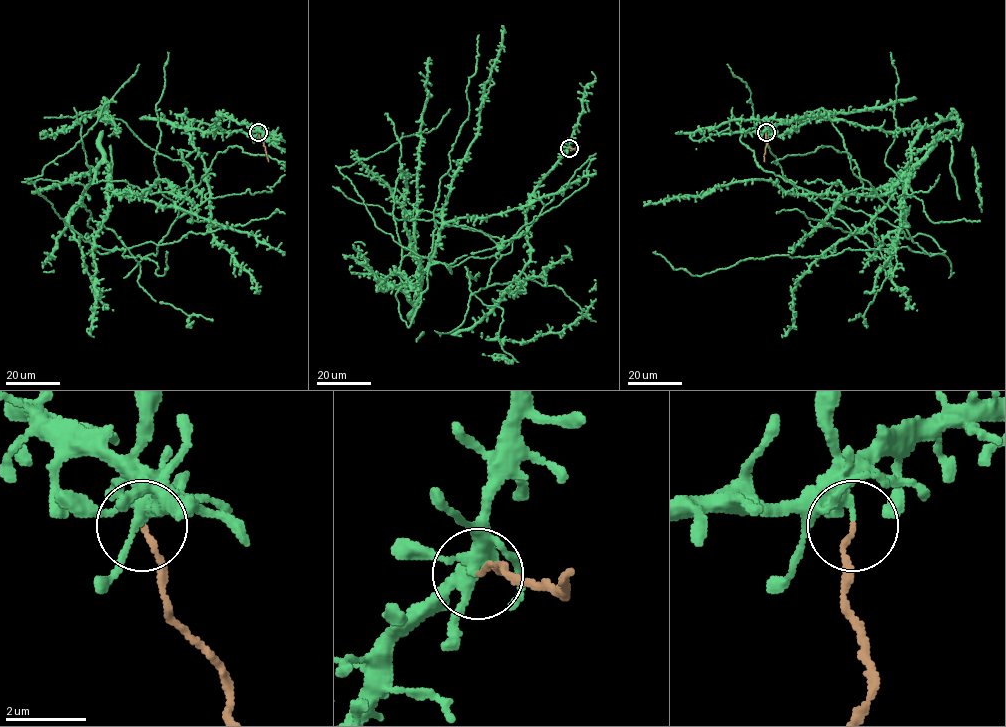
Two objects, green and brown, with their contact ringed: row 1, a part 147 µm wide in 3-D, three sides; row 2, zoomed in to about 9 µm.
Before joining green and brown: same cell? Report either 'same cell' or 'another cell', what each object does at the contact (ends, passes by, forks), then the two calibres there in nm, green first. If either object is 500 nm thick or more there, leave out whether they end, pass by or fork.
another cell; green passes by; brown ends there; 240 nm thick on the green side, 120 nm on the other

